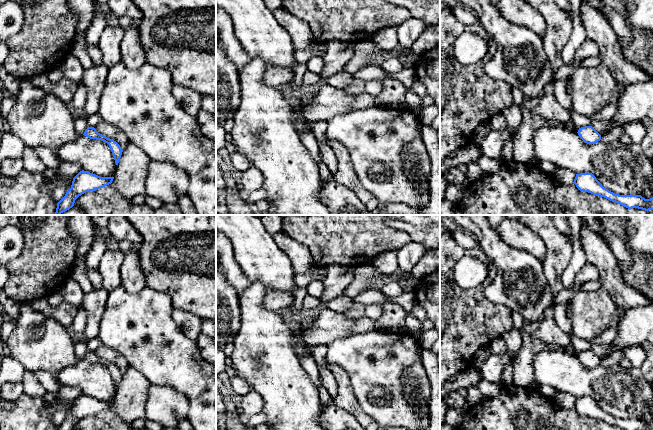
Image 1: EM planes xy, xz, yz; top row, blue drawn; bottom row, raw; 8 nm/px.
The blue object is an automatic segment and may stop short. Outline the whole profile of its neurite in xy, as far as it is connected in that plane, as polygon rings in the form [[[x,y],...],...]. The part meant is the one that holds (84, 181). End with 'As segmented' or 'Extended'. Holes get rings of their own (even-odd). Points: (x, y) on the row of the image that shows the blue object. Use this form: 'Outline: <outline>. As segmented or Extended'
Outline: [[[80,171],[72,181],[71,188],[57,203],[55,215],[69,210],[74,206],[75,200],[82,194],[103,188],[112,183],[114,177],[100,177],[88,171]]]. As segmented

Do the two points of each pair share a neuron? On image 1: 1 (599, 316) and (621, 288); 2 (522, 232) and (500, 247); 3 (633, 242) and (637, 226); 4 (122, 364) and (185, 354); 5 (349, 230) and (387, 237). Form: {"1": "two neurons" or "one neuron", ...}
{"1": "two neurons", "2": "two neurons", "3": "one neuron", "4": "two neurons", "5": "one neuron"}

